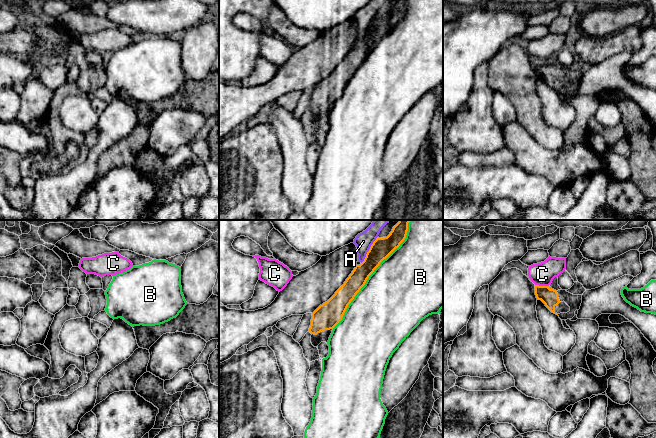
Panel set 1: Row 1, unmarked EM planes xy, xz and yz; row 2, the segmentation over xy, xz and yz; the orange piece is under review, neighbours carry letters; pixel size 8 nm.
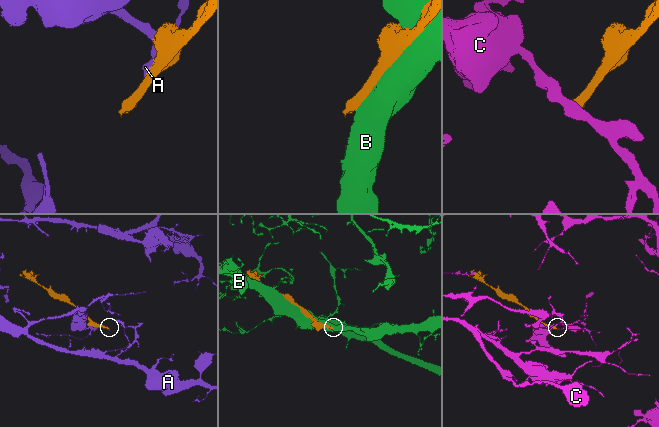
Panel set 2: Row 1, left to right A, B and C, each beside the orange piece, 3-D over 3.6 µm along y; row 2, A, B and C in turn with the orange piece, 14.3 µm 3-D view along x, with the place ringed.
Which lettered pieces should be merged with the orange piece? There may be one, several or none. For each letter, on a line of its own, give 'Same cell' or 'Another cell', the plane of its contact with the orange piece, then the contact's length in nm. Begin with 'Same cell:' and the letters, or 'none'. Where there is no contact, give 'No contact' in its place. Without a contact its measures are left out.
Same cell: none
A: Another cell. Touches orange in xz. Shared border 260 nm
B: Another cell. Touches orange in xz. Shared border 1050 nm
C: Another cell. Touches orange in yz. Shared border 110 nm

